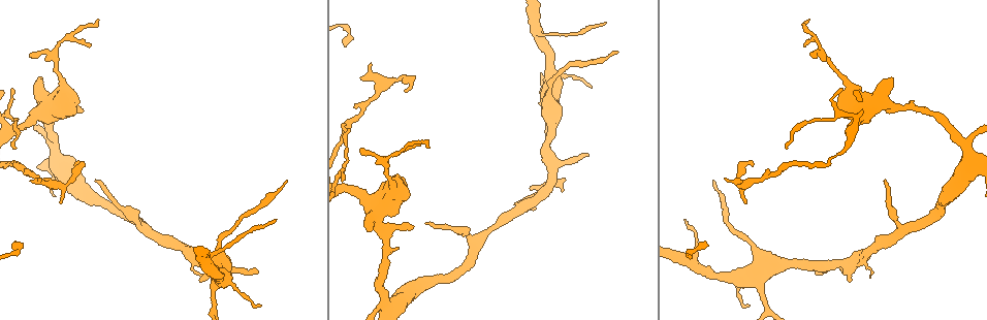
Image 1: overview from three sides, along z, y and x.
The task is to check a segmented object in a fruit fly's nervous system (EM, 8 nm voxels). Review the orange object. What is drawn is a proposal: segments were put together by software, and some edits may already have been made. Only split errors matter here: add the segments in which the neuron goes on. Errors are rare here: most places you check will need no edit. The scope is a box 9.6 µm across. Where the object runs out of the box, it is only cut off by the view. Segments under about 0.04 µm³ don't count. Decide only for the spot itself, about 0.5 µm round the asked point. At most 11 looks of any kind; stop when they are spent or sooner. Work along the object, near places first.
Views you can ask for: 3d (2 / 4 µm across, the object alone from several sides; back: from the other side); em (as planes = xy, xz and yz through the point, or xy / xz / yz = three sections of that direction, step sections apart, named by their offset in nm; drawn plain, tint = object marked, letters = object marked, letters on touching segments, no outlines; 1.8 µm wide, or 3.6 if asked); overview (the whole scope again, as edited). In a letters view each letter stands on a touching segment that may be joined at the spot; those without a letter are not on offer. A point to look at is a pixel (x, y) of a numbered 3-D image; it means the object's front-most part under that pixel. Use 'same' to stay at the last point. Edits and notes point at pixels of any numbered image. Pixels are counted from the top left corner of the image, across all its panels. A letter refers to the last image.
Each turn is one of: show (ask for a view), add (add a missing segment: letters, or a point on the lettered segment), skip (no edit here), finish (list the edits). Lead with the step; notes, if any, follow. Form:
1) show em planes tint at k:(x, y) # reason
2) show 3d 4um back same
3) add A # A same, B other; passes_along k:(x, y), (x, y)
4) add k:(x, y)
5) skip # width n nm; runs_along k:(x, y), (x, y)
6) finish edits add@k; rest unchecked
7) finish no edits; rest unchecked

show 3d 4um at 1:(712, 180) # thin end

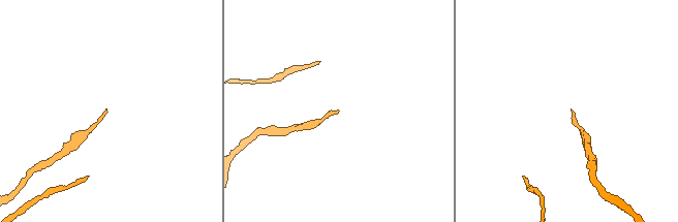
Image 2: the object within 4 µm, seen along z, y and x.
show em xz step 8 tint at 2:(337, 112) # need the tissue

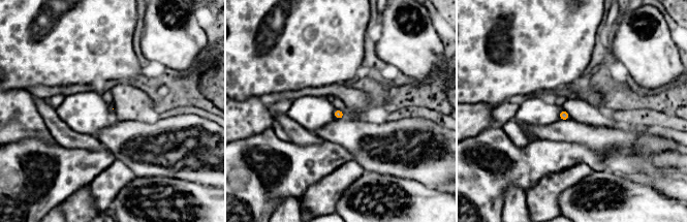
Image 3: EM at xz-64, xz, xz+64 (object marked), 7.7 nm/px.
show em planes letters same

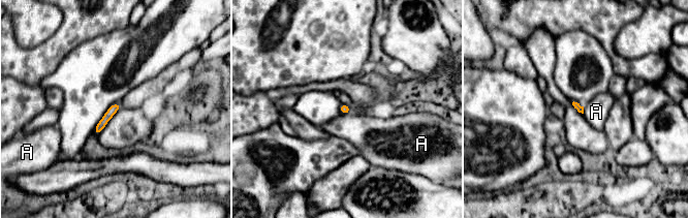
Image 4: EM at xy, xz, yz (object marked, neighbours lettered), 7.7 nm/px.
skip # A other; runs_along 4:(118, 105), (96, 131); none of them fits

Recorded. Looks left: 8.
show em planes letters at 1:(372, 64) # tapers out

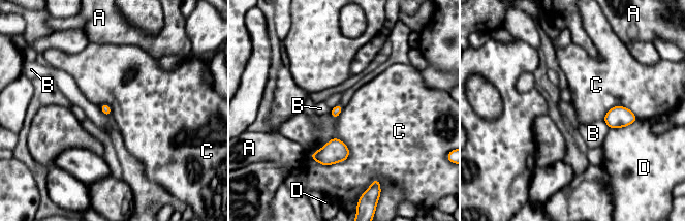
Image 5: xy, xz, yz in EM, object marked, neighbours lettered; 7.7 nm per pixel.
skip # longest_contact C 340 nm; A other, B other, C other, D other; none of them fits

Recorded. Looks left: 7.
show 3d 4um at 1:(845, 79)

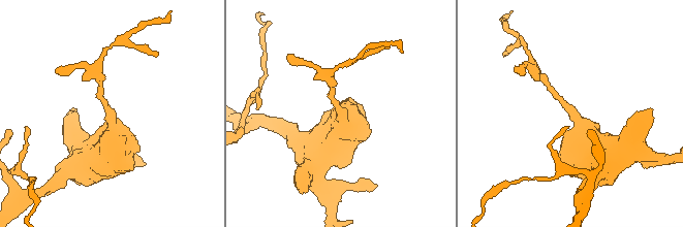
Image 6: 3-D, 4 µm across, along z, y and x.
show em 3.6um planes tint at 6:(339, 112) # now the EM

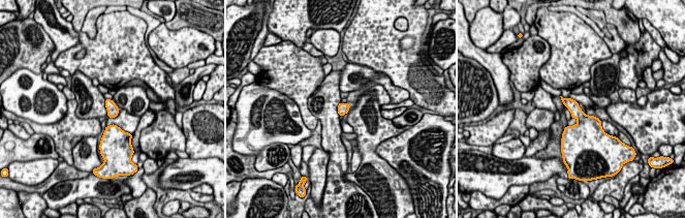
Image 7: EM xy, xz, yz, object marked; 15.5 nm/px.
show em 3.6um planes letters same # what lies round it

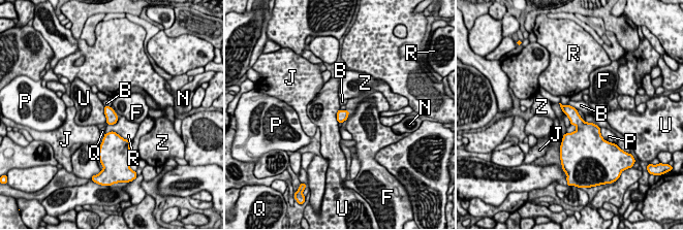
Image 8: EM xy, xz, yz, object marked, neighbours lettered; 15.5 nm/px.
skip # longest_contact R 420 nm; B other, F other, J other, N other, P other, Q other, R other, U other, Z other; no lettered segment goes on from it

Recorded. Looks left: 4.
show em yz step 16 letters at 1:(257, 271) # branch stops here

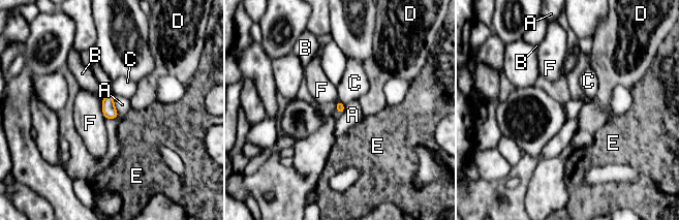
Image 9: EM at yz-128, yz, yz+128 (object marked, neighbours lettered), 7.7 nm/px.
skip # A other, B other, C other, D other, E other, F other; border 9:(113, 96), (115, 110), (119, 117); no lettered segment goes on from it

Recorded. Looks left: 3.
finish no edits; rest unchecked

